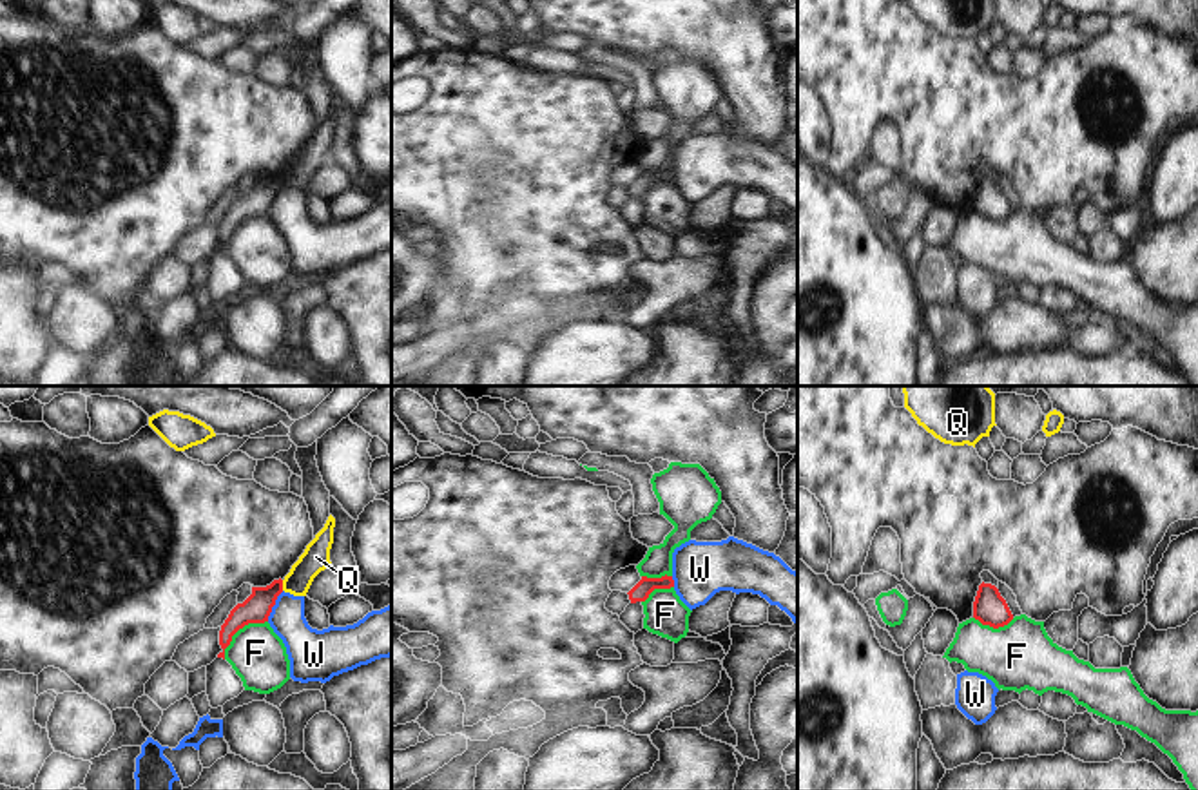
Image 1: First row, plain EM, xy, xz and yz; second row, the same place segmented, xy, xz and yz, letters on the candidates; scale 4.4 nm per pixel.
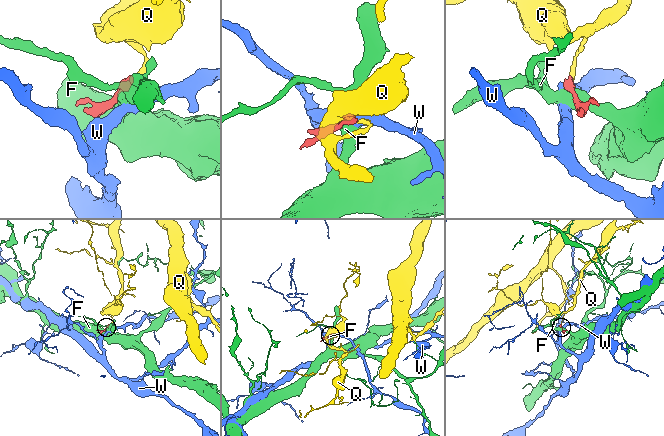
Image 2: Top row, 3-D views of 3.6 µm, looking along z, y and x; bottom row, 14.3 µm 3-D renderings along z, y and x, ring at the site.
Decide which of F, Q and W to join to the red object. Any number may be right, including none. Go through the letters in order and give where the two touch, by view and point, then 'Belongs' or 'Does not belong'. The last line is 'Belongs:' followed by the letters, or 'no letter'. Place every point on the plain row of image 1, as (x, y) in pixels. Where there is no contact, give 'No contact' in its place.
F: Touches red at xy (238, 223). Does not belong
Q: Touches red at xy (281, 180). Does not belong
W: Touches red at xy (274, 198). Does not belong
Belongs: no letter

